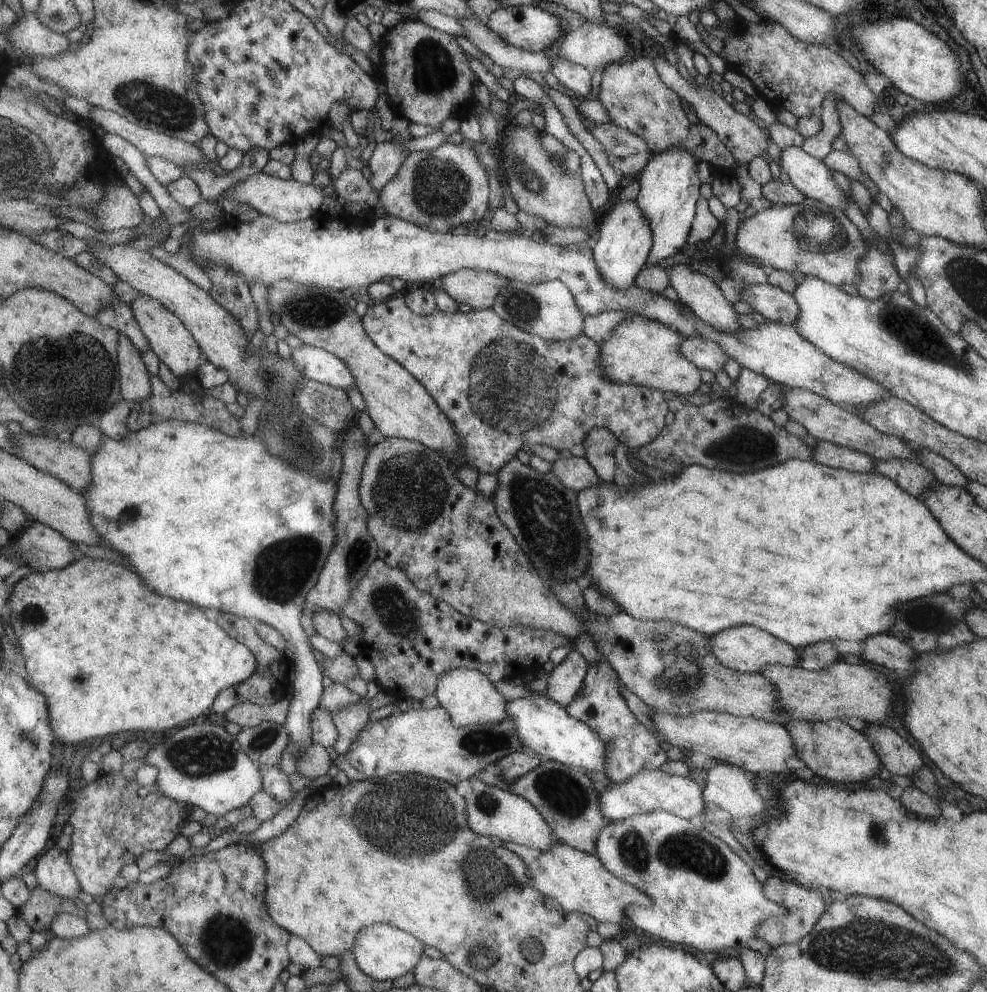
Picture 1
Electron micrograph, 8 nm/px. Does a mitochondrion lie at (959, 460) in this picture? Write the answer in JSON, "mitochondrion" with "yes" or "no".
{"mitochondrion":"no"}

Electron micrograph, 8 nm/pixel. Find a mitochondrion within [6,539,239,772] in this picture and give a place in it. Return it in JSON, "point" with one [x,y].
{"point":[32,614]}

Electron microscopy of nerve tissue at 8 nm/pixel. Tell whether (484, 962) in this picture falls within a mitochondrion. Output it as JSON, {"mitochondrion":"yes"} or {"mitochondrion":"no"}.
{"mitochondrion":"yes"}

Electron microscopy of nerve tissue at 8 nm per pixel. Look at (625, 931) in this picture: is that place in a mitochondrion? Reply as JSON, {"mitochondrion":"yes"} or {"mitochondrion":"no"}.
{"mitochondrion":"no"}

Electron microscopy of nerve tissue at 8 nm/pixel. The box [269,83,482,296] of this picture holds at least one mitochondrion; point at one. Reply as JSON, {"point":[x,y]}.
{"point":[439,188]}

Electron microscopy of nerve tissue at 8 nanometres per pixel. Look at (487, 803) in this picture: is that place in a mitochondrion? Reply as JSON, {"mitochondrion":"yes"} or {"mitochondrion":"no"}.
{"mitochondrion":"yes"}

